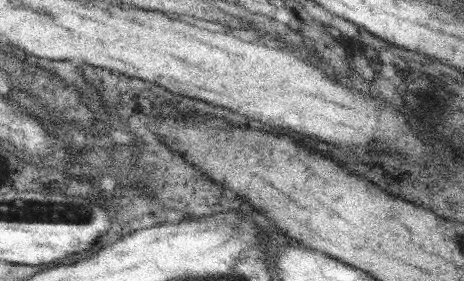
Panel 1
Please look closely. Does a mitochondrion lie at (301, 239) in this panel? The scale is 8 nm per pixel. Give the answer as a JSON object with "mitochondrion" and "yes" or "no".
{"mitochondrion":"no"}

